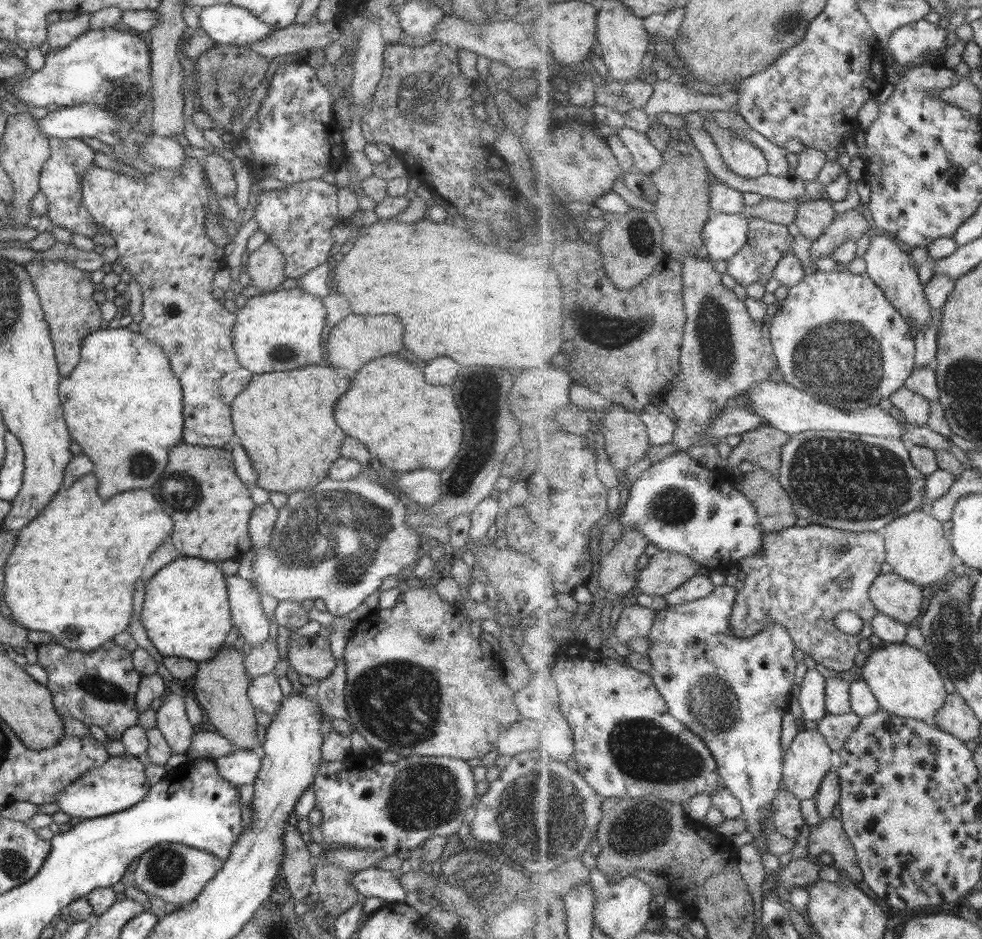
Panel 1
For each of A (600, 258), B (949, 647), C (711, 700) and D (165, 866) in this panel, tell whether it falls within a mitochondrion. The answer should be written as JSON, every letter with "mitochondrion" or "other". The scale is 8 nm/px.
{"A":"other","B":"mitochondrion","C":"mitochondrion","D":"mitochondrion"}

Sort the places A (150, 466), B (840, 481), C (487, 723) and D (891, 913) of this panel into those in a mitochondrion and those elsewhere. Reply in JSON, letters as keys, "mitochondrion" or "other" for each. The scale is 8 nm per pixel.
{"A":"mitochondrion","B":"mitochondrion","C":"other","D":"other"}

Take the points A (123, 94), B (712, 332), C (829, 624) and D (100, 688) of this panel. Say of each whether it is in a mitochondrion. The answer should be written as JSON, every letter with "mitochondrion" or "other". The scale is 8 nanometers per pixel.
{"A":"mitochondrion","B":"mitochondrion","C":"other","D":"mitochondrion"}

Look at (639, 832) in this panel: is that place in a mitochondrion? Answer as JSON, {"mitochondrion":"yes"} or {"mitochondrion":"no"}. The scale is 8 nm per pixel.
{"mitochondrion":"yes"}

